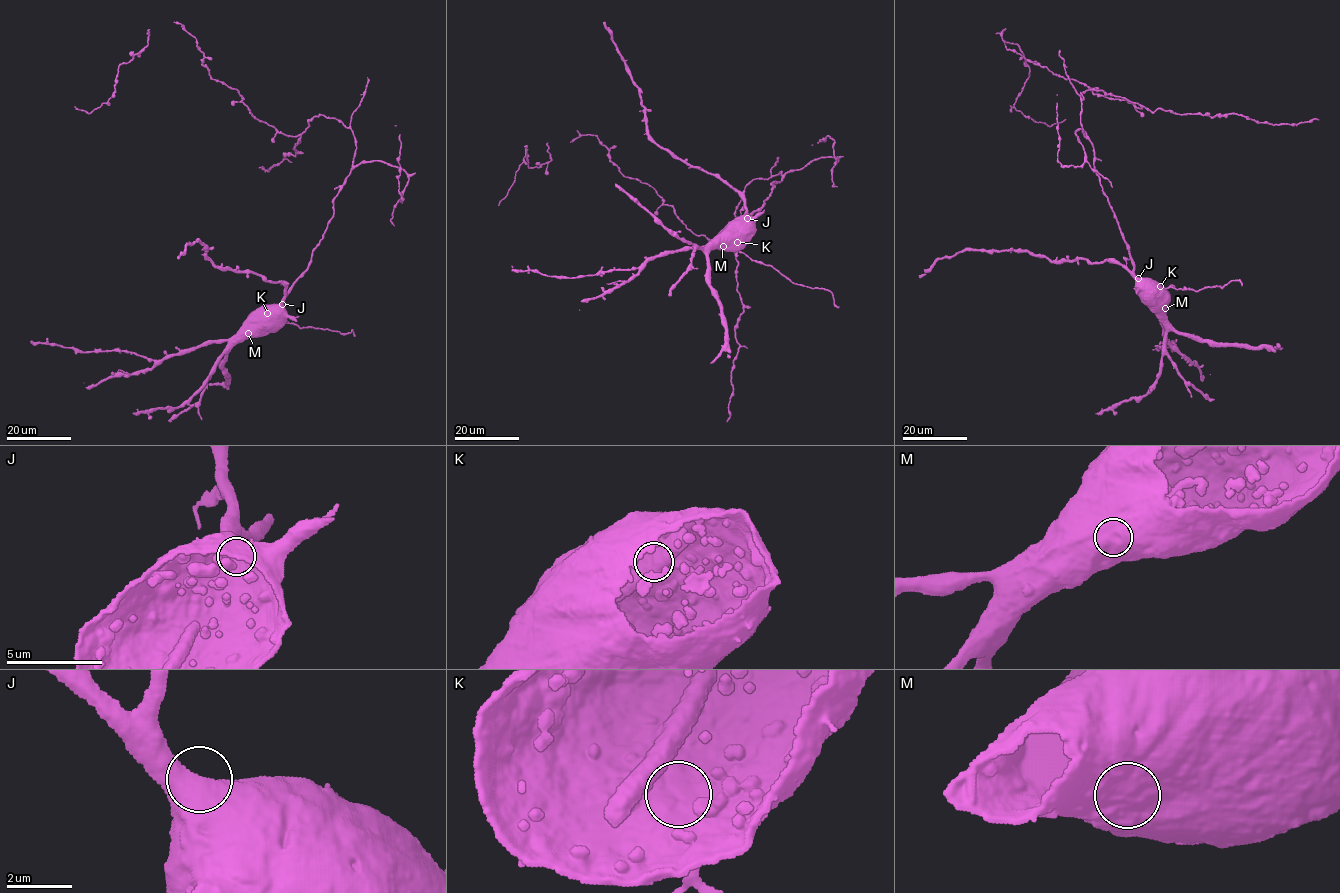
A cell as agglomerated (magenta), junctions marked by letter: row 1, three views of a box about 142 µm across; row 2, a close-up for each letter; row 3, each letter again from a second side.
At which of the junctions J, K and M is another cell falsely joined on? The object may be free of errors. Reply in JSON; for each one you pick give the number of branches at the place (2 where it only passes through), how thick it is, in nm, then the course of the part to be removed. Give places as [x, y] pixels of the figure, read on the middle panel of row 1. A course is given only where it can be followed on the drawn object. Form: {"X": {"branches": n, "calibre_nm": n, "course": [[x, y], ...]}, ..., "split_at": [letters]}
{"K": {"branches": 1, "calibre_nm": 800, "course": [[737, 242], [739, 249], [749, 257], [772, 265], [792, 282], [828, 289], [834, 304], [839, 307]]}, "split_at": ["K"]}

